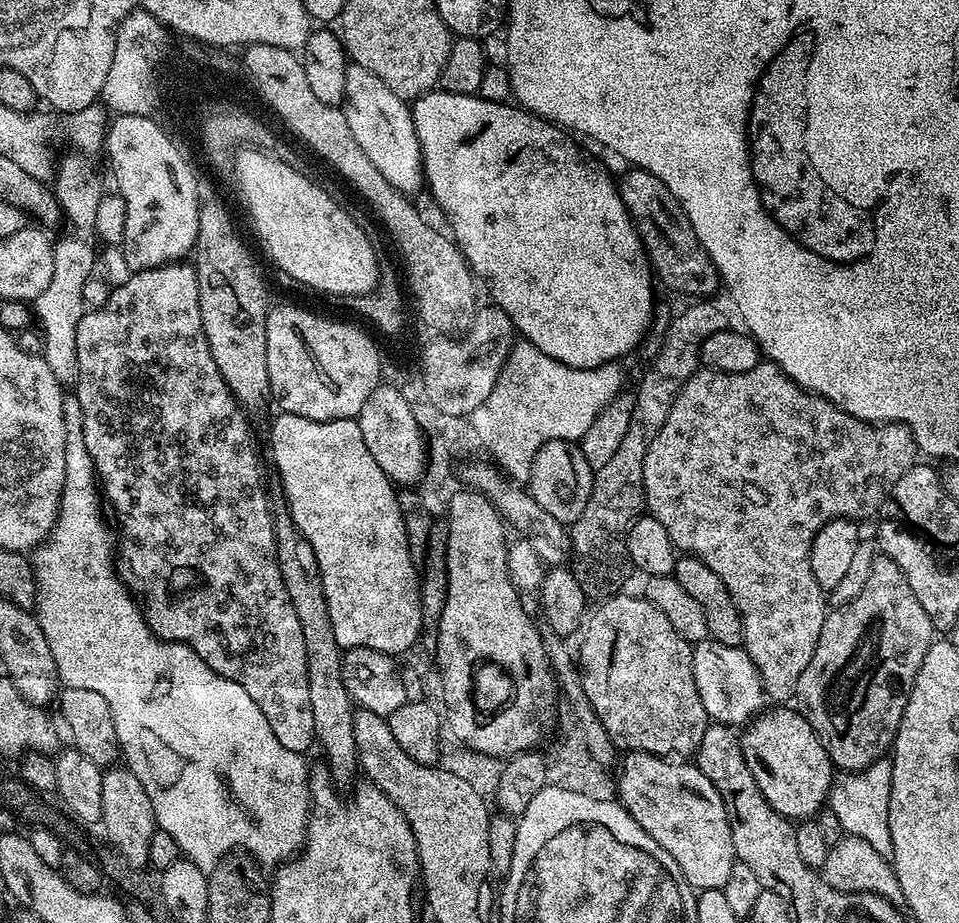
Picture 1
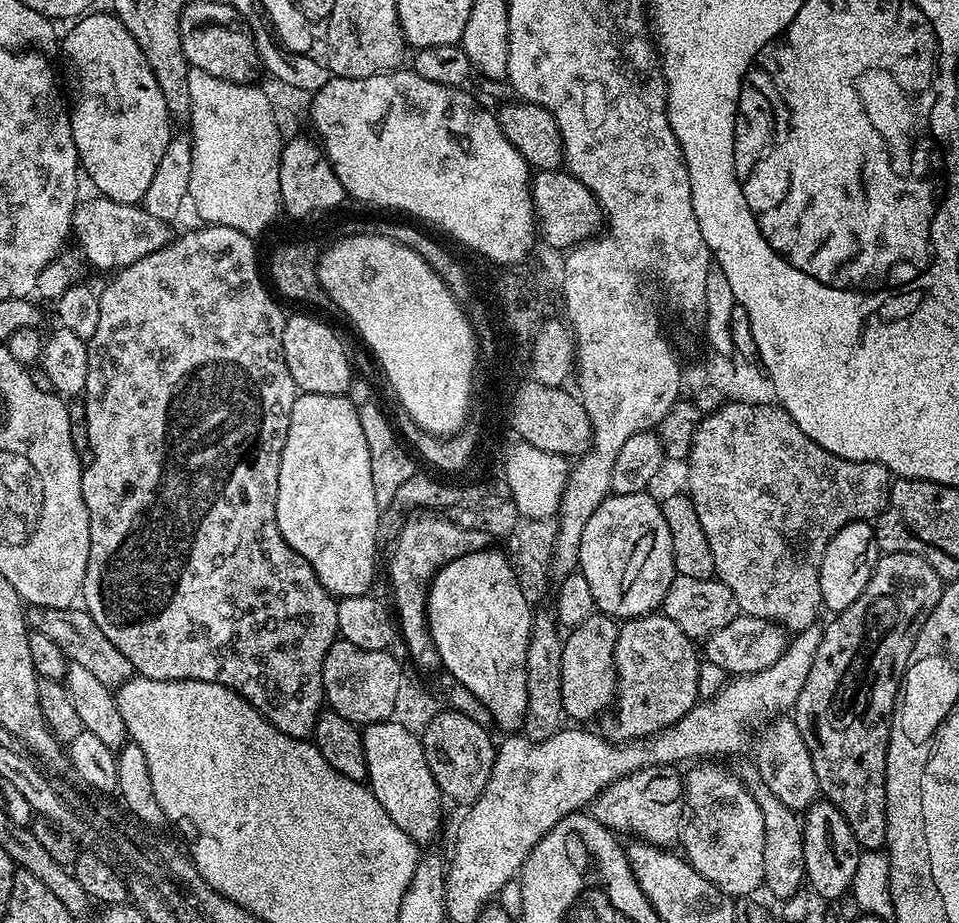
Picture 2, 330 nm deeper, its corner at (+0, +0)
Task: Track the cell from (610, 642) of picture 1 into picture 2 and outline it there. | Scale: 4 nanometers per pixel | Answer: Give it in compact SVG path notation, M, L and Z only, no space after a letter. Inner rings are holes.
M649 614L623 621L614 662L616 698L610 715L603 721L603 731L613 742L642 740L661 732L678 722L678 718L685 716L698 703L702 660L697 645L669 616Z

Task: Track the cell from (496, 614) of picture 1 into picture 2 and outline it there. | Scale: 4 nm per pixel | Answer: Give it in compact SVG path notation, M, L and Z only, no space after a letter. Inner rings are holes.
M491 546L483 552L466 554L438 570L428 590L428 625L443 671L458 678L469 694L482 702L492 716L491 723L500 727L501 733L516 734L523 729L527 714L526 660L534 608L522 594L511 559L495 550Z

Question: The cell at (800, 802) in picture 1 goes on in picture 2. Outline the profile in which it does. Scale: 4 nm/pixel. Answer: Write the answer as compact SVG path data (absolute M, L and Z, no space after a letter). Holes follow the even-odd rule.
M826 798L817 799L811 804L803 817L804 853L806 854L807 883L824 900L836 900L849 895L854 882L854 870L858 870L858 858L862 851L854 838L846 818Z

